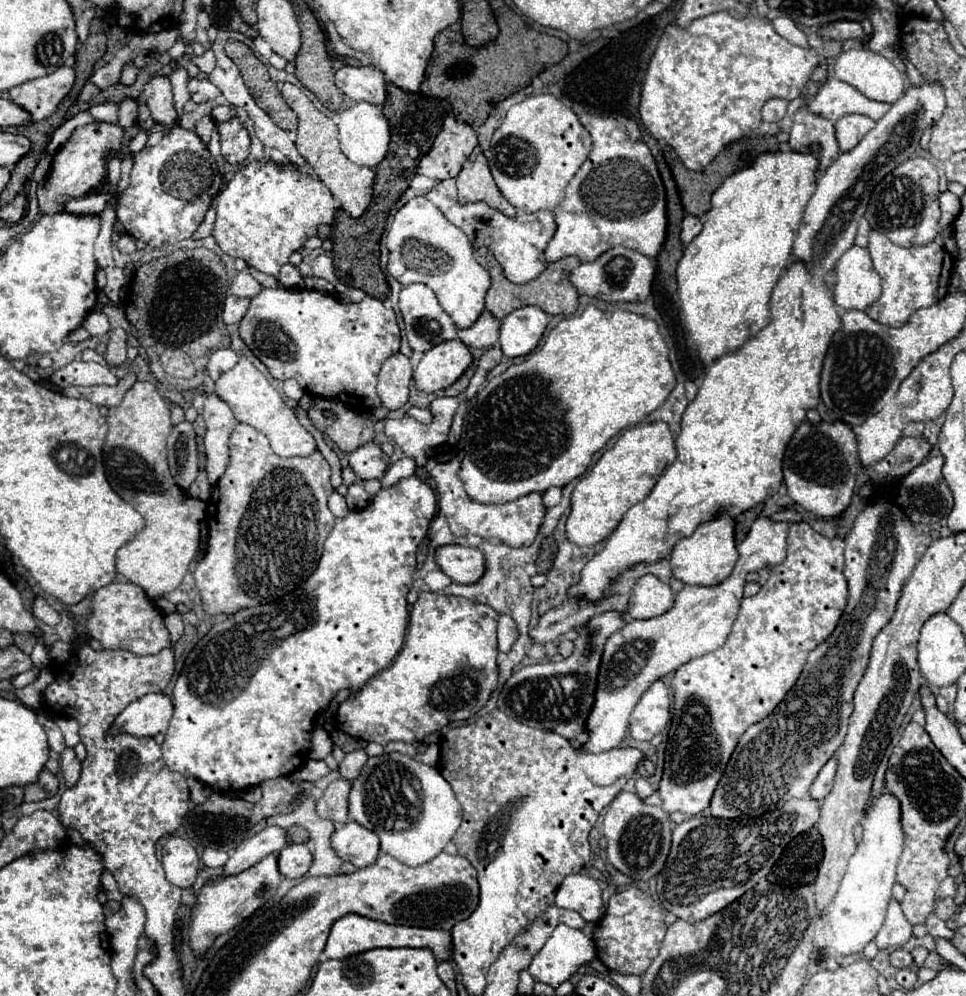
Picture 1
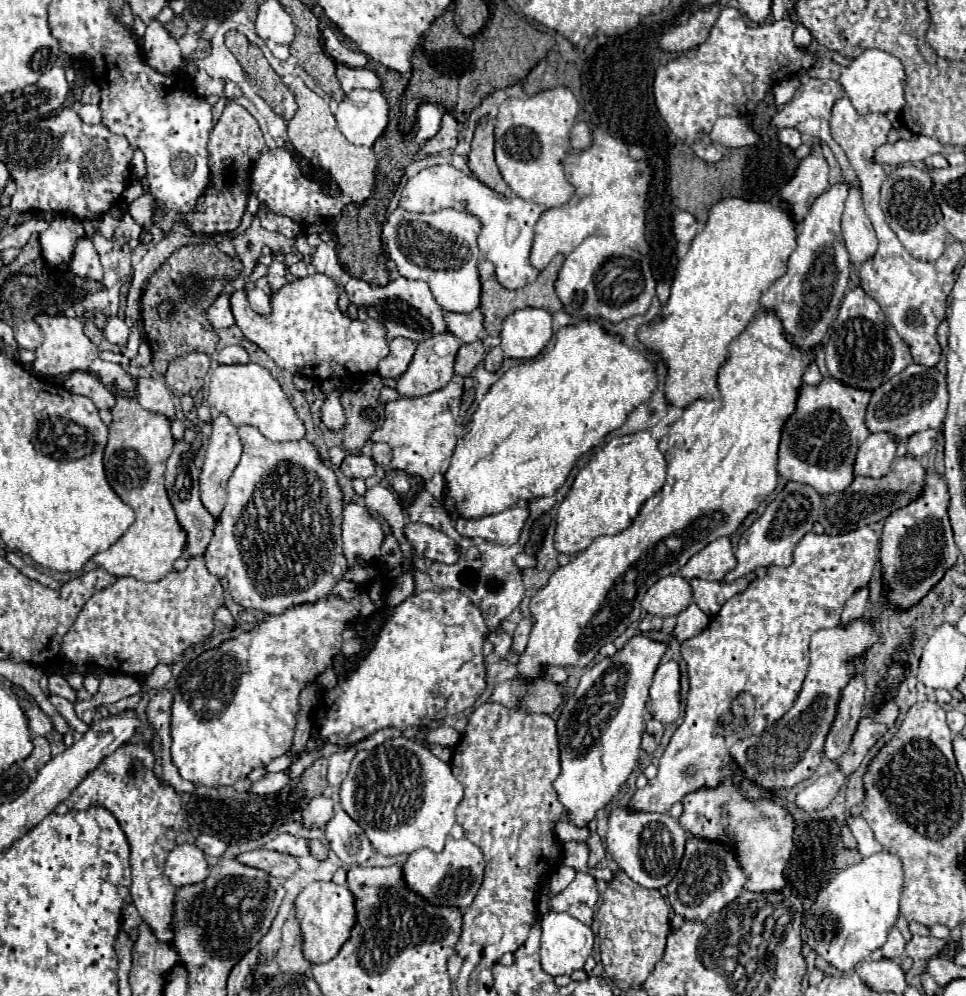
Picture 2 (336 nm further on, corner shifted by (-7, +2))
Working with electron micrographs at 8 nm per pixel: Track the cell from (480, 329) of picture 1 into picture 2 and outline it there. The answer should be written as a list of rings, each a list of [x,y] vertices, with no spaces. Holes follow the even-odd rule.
[[[480,309],[472,313],[446,313],[444,321],[448,325],[448,331],[462,343],[472,343],[484,333],[484,317]]]

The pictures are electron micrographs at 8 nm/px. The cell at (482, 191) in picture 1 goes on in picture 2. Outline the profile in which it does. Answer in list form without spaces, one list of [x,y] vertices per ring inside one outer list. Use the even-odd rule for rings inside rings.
[[[480,121],[474,131],[472,149],[468,153],[468,165],[470,171],[490,189],[496,193],[502,193],[504,197],[512,197],[510,187],[504,183],[498,165],[494,161],[494,123],[492,121]]]

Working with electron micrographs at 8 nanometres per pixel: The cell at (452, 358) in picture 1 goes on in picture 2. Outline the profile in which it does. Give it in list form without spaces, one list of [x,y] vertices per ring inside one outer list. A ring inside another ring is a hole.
[[[438,333],[436,337],[424,339],[416,345],[416,353],[406,369],[406,373],[402,373],[396,379],[396,391],[404,397],[422,397],[428,395],[436,389],[442,389],[448,385],[448,381],[454,375],[454,361],[456,361],[456,353],[460,349],[460,341],[452,335],[452,333]]]

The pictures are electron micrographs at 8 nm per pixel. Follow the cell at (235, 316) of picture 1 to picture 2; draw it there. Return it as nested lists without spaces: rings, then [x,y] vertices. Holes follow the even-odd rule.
[[[220,295],[208,309],[208,321],[214,329],[226,329],[234,325],[234,315],[230,311],[230,295]]]

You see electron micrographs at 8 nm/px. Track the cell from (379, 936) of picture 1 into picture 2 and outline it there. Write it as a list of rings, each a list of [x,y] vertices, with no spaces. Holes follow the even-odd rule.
[[[314,881],[296,897],[294,905],[296,905],[296,909],[300,909],[304,913],[302,921],[300,921],[304,957],[312,965],[330,961],[340,951],[344,941],[350,937],[350,929],[356,921],[356,909],[354,909],[352,893],[344,885]]]

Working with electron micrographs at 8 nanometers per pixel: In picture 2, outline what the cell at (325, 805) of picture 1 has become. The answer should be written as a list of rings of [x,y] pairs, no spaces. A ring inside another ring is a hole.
[[[314,797],[308,807],[302,813],[302,825],[304,827],[324,827],[330,817],[334,815],[334,803],[328,797]]]

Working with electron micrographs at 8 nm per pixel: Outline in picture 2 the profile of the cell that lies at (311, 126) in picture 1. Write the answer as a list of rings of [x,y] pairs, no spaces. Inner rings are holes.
[[[296,77],[290,83],[290,89],[292,89],[296,103],[298,103],[298,111],[288,121],[288,129],[286,129],[288,139],[294,145],[294,149],[298,153],[302,153],[306,159],[310,159],[314,165],[320,165],[322,169],[326,169],[336,179],[342,193],[348,195],[354,203],[362,203],[364,199],[368,199],[372,193],[374,181],[376,181],[376,177],[374,177],[374,169],[376,169],[374,151],[370,147],[358,147],[358,145],[348,143],[346,137],[336,127],[336,119],[334,119],[329,107],[330,101],[322,99],[312,89],[308,89],[300,77]]]

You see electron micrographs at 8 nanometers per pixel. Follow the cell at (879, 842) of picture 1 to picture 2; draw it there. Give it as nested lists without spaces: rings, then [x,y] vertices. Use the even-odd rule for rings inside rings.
[[[876,853],[862,859],[858,865],[850,865],[840,871],[828,885],[822,889],[804,917],[806,943],[838,971],[852,971],[860,961],[866,961],[874,949],[880,949],[888,937],[888,931],[898,919],[898,901],[902,895],[902,863],[892,853]]]

